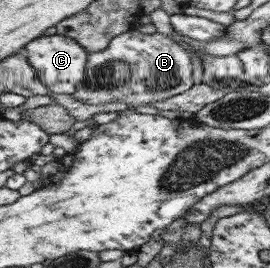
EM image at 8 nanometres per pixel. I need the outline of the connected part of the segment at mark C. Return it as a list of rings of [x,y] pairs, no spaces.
[[[41,36],[27,44],[24,52],[42,83],[70,81],[77,84],[85,79],[90,53],[73,37]]]

